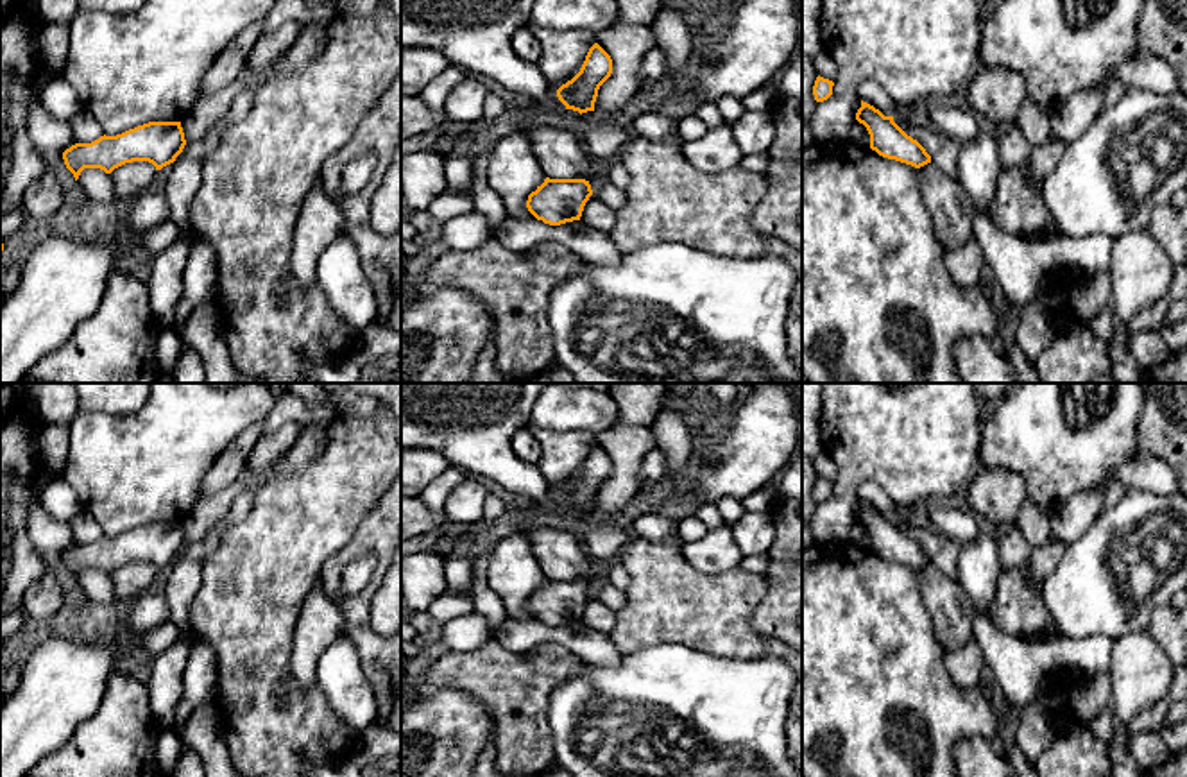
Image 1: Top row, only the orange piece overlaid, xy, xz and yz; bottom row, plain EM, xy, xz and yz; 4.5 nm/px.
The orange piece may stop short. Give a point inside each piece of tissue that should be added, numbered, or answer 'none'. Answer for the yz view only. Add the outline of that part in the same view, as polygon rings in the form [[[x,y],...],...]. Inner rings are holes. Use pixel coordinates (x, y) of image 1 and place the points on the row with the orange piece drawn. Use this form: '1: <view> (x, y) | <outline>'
none

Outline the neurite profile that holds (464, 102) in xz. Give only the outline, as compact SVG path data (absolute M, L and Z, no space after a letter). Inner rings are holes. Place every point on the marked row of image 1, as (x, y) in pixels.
M467 75L449 91L444 115L455 122L474 124L482 118L487 97L489 91L480 77Z

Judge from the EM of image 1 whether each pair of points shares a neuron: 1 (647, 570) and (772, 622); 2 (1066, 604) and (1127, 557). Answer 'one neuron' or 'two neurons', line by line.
1: two neurons
2: one neuron

